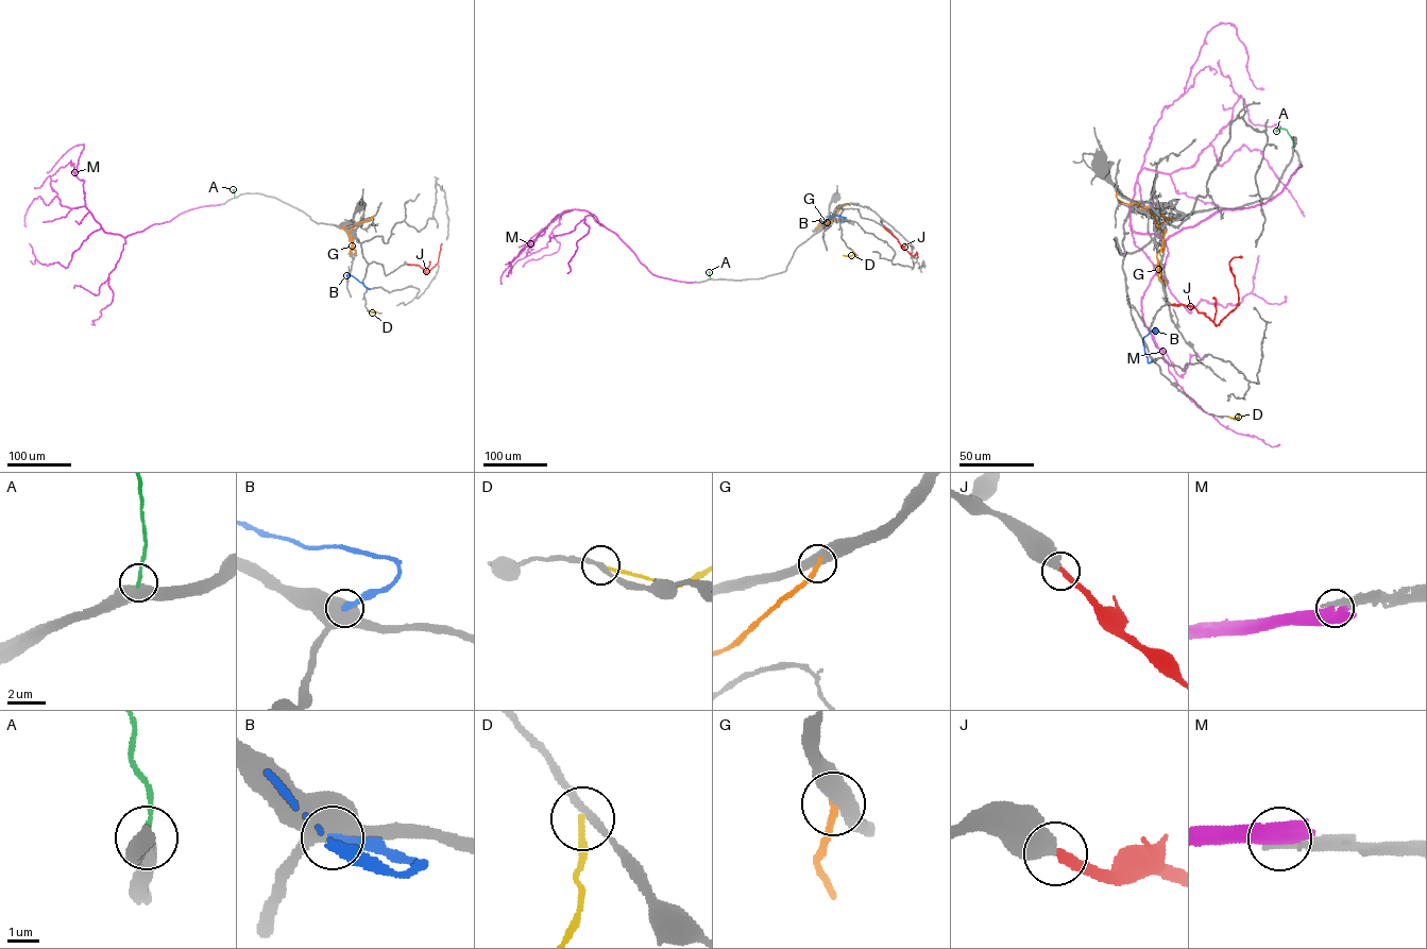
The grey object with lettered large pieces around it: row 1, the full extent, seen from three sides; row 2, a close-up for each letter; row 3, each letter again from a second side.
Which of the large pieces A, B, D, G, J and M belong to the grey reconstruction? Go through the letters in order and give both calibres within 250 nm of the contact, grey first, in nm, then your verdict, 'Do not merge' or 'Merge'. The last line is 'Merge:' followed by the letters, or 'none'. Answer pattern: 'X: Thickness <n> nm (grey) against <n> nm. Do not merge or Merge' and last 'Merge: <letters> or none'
A: Thickness 460 nm (grey) against 170 nm. Do not merge
B: Thickness 500 nm (grey) against 280 nm. Do not merge
D: Thickness 240 nm (grey) against 170 nm. Do not merge
G: Thickness 480 nm (grey) against 240 nm. Do not merge
J: Thickness 480 nm (grey) against 320 nm. Merge
M: Thickness 340 nm (grey) against 750 nm. Do not merge
Merge: J

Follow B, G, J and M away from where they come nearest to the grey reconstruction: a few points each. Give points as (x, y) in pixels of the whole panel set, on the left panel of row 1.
B: (368, 288), (354, 276), (346, 275)
G: (372, 217), (356, 222), (349, 232), (352, 241), (350, 255)
J: (407, 265), (419, 265), (426, 273), (438, 263), (442, 243)
M: (219, 204), (188, 209), (123, 237), (105, 232), (85, 206), (84, 181), (75, 174), (83, 145), (46, 172)

